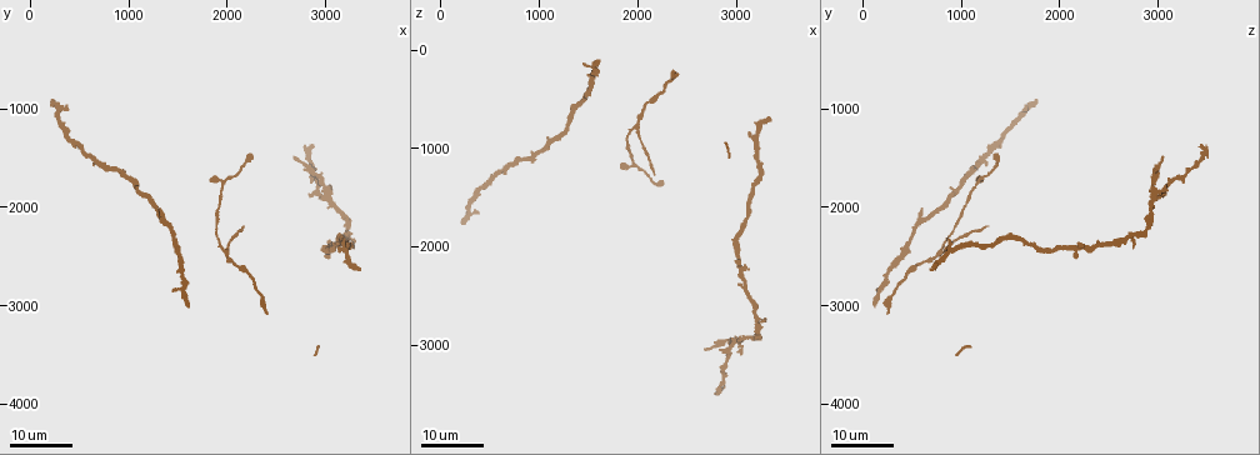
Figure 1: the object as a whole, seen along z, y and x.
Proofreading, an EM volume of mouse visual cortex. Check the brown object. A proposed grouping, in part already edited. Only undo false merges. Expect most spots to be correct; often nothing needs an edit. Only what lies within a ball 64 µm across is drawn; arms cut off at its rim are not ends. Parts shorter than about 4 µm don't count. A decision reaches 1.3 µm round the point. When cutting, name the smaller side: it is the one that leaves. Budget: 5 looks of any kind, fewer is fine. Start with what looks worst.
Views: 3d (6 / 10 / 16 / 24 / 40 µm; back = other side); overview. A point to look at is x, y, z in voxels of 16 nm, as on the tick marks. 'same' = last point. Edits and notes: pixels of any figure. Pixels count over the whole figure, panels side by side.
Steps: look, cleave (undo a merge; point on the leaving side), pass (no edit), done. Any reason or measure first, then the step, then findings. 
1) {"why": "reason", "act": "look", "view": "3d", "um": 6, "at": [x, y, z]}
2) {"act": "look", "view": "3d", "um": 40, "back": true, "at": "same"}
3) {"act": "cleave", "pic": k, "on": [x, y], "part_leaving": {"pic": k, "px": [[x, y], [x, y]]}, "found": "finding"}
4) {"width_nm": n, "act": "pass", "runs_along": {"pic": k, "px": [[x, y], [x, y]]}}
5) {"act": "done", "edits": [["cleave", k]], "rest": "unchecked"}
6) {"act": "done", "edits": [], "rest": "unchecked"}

{"act": "look", "view": "3d", "um": 24, "at": [1980, 2440, 800]}

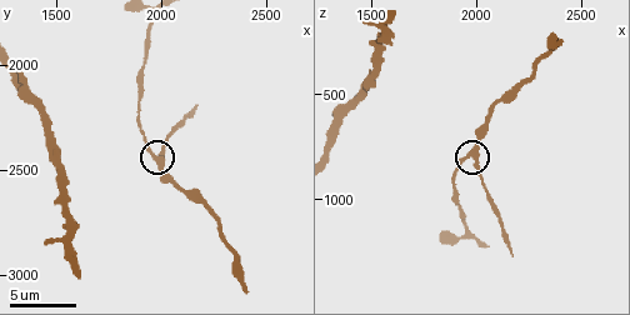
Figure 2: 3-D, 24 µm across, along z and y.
{"act": "look", "view": "3d", "um": 10, "at": [1970, 2430, 790]}

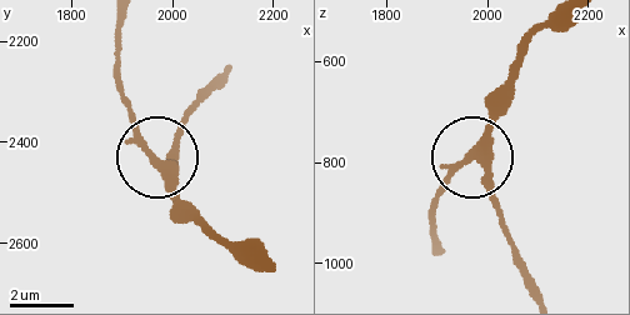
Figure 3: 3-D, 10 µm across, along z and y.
{"why": "zoom in", "act": "look", "view": "3d", "um": 6, "at": [1965, 2435, 790]}

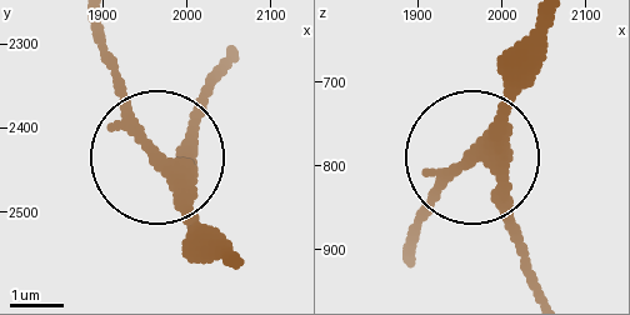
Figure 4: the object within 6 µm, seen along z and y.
{"act": "pass", "runs_along": {"pic": 4, "px": [[538, 283], [479, 149], [538, 73]]}, "found": "all the same neuron"}

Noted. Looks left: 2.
{"why": "calibre changes", "act": "look", "view": "3d", "um": 10, "at": [1950, 1790, 1150]}

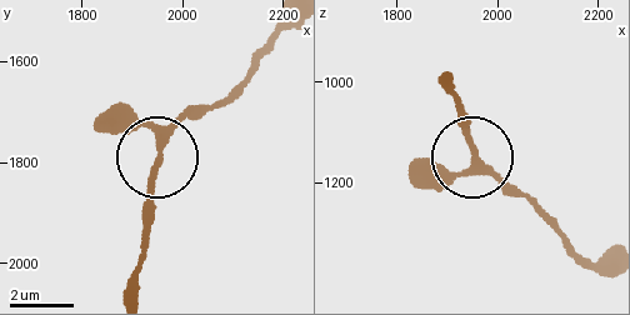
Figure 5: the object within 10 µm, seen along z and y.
{"arms": 3, "act": "pass", "runs_along": {"pic": 5, "px": [[129, 289], [141, 256], [141, 209], [160, 144], [195, 106]]}, "found": "one neuron here"}

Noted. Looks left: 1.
{"act": "done", "edits": [], "rest": "unchecked"}

